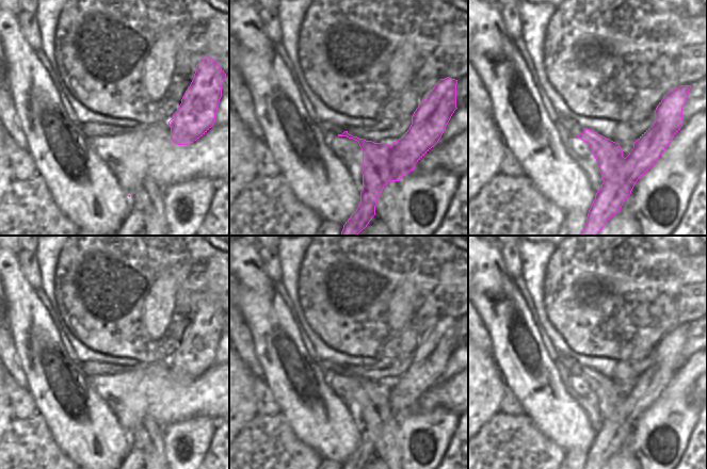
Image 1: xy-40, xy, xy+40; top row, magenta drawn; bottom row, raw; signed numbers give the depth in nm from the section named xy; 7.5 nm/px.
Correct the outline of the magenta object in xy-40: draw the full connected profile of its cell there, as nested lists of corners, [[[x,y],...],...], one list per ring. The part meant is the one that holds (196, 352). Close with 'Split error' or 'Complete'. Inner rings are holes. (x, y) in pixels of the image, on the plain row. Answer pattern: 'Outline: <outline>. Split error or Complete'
Outline: [[[204,294],[179,346],[168,360],[174,382],[189,384],[214,363],[225,317],[226,312],[218,301]]]. Complete.

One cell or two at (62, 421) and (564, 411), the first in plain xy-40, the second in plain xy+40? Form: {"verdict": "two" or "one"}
{"verdict": "one"}

